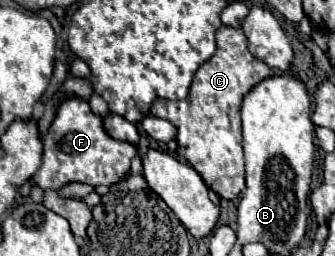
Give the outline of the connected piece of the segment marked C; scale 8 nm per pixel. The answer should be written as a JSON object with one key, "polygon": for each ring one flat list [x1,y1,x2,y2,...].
{"polygon":[[222,25,218,29,218,47,212,59,200,65,194,75,190,95,182,101,156,99,150,113,176,125,178,147,186,161,200,173,204,183,222,199,238,197,244,185,244,149,240,105,244,95,262,79,274,75,272,69,248,51,242,29]]}

